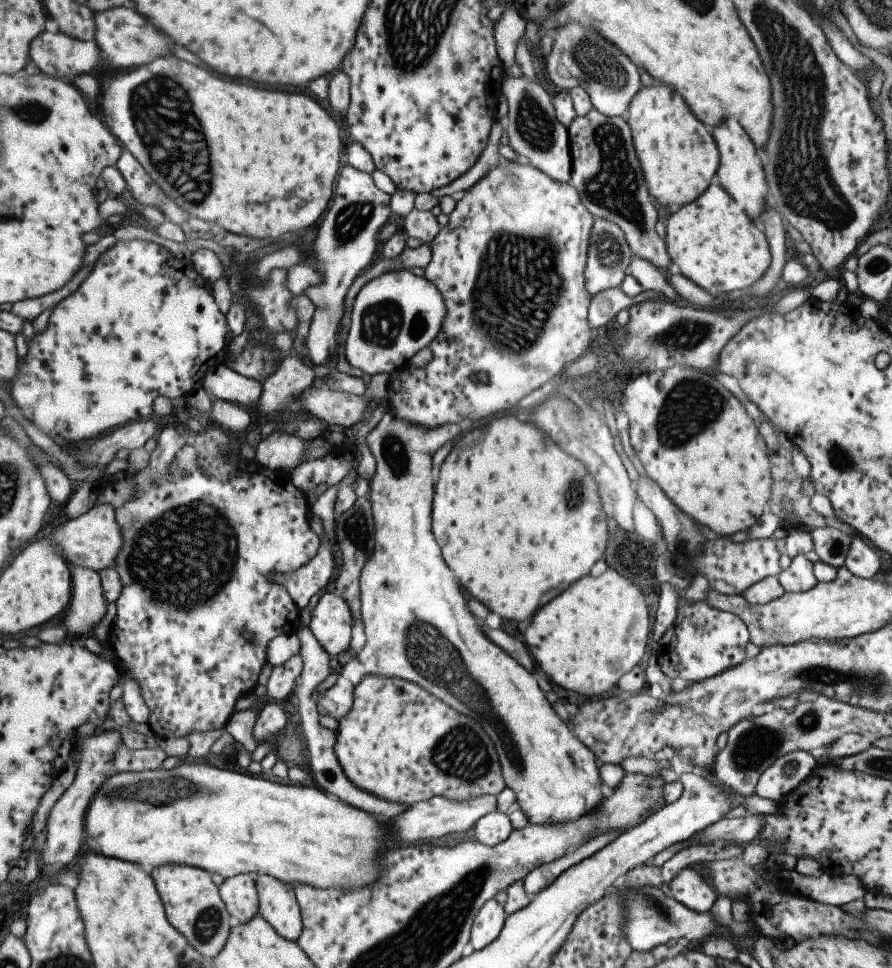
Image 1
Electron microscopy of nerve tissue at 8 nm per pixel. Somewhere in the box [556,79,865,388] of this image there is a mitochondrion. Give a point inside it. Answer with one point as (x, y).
(615, 187)

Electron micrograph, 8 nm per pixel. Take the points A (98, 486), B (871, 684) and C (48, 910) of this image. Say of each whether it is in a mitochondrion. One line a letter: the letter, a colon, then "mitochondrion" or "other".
A: other
B: mitochondrion
C: other

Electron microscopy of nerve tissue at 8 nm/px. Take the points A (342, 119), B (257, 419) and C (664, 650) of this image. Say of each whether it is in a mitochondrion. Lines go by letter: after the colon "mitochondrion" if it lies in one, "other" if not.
A: other
B: other
C: other

